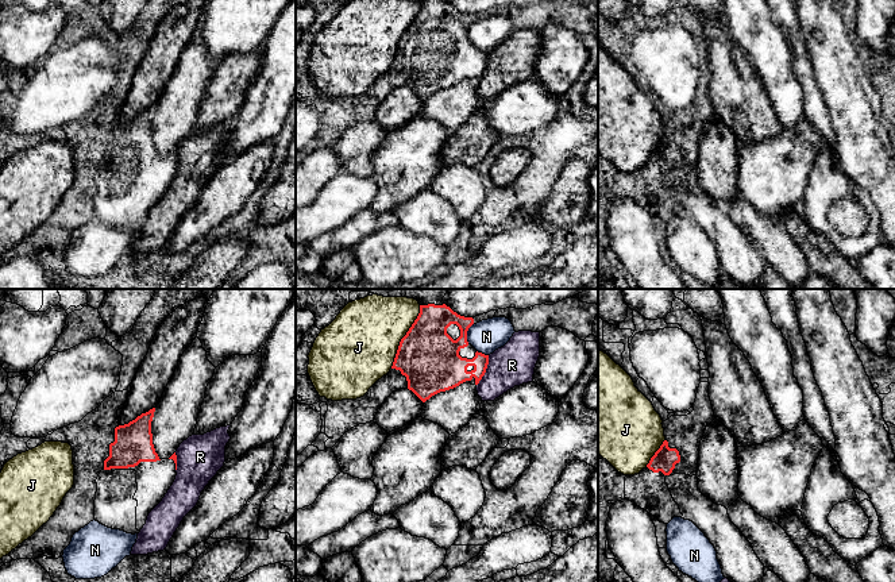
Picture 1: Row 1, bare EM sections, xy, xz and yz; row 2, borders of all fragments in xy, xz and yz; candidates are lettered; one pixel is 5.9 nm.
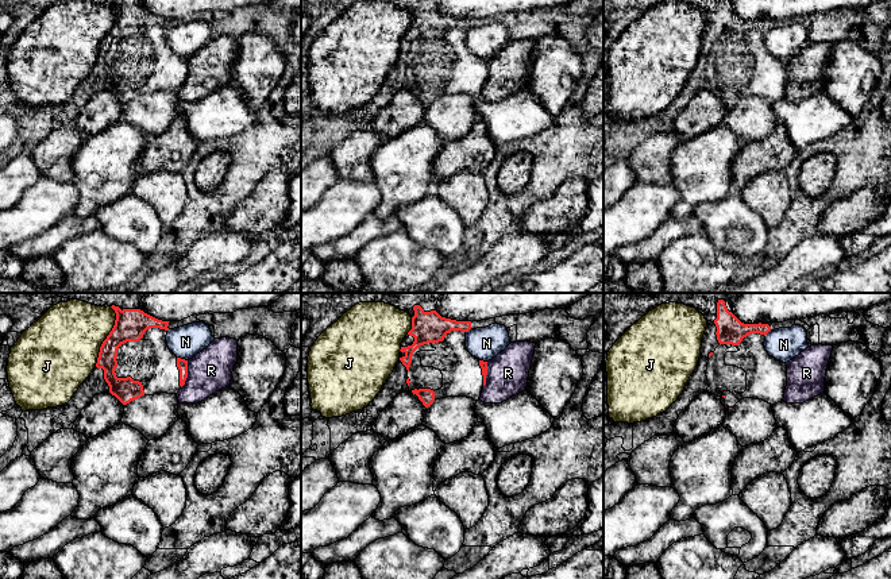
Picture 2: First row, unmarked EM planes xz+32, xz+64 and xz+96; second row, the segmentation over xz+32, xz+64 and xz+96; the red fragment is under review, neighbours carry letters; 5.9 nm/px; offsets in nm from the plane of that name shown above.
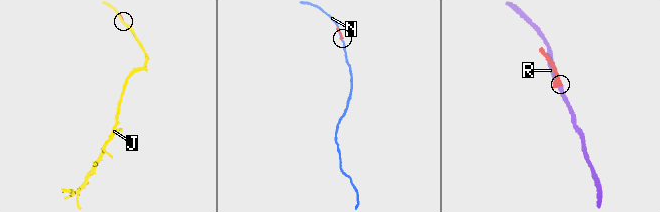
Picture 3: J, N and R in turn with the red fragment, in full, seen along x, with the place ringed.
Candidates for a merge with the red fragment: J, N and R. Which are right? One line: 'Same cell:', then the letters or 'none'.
Same cell: none

